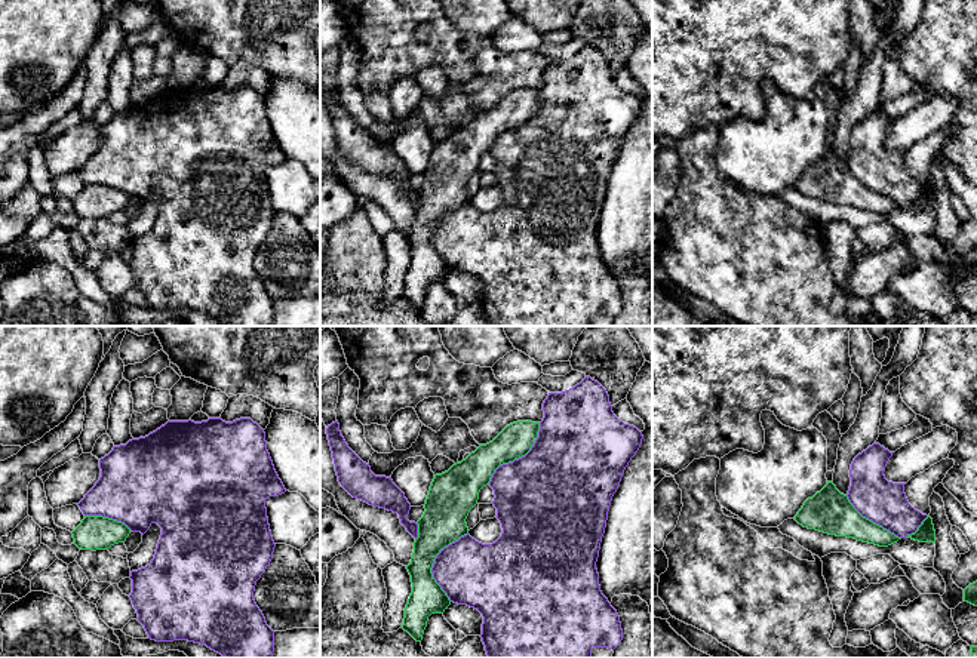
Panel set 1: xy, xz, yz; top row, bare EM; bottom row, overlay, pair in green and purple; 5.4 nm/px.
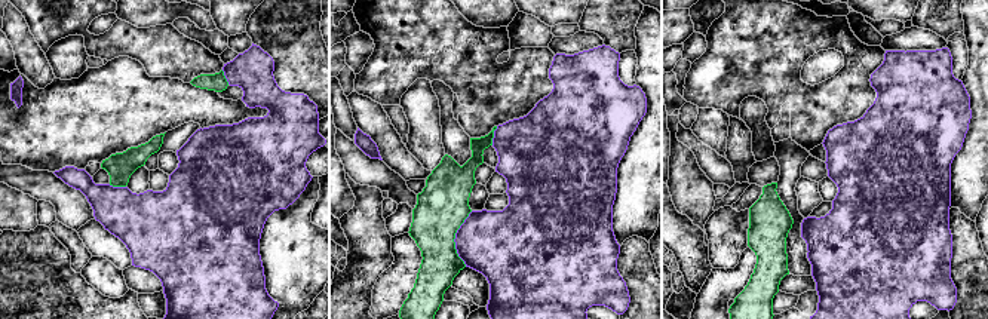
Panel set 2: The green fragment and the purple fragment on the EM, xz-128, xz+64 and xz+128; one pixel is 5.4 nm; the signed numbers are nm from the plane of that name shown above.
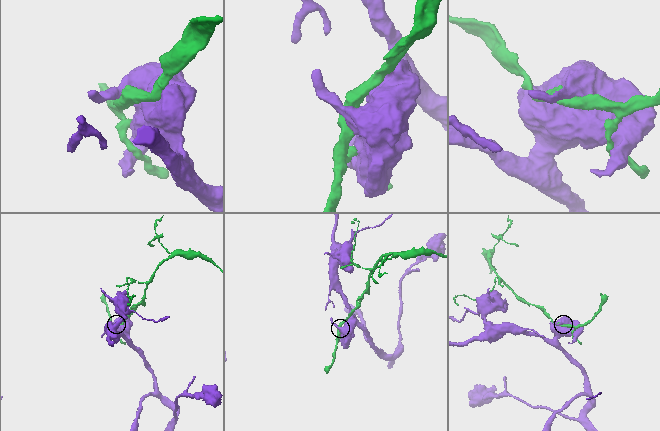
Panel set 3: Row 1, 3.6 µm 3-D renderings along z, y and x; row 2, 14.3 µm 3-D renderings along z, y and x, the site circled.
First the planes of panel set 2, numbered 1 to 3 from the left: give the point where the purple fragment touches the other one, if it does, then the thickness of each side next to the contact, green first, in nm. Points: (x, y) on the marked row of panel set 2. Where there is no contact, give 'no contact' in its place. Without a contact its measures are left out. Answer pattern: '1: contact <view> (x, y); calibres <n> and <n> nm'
1: contact xz-128 (117, 186); calibres 150 and 320 nm
2: contact xz+64 (454, 238); calibres 280 and 360 nm
3: no contact

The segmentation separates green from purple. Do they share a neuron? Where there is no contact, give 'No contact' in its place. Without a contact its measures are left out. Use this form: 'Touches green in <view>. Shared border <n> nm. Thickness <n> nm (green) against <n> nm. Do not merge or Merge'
Touches green in xz. Shared border 380 nm. Thickness 240 nm (green) against 340 nm. Merge

